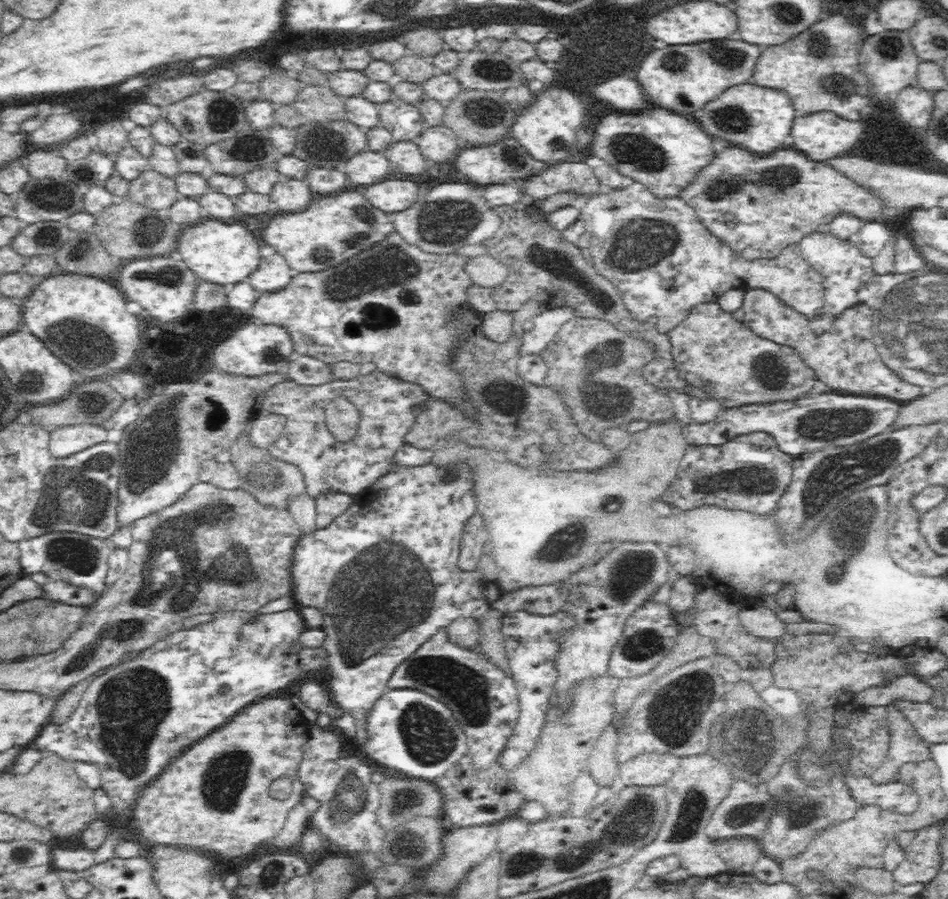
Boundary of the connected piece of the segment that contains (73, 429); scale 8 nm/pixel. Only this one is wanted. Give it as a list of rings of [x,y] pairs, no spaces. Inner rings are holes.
[[[67,425],[49,433],[47,450],[51,458],[66,460],[88,448],[102,446],[107,431],[98,425]]]

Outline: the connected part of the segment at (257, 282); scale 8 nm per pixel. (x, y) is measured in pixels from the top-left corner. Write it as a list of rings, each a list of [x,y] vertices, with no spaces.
[[[278,252],[263,259],[260,268],[253,272],[248,283],[261,293],[274,294],[292,284],[296,273]]]

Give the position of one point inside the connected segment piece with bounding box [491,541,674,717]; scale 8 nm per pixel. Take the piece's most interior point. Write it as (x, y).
(602, 595)

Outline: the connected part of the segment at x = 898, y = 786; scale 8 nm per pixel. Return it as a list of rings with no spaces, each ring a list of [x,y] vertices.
[[[868,773],[862,776],[846,774],[844,784],[858,808],[878,806],[899,815],[914,815],[919,808],[920,797],[913,787],[899,780],[877,785]]]

